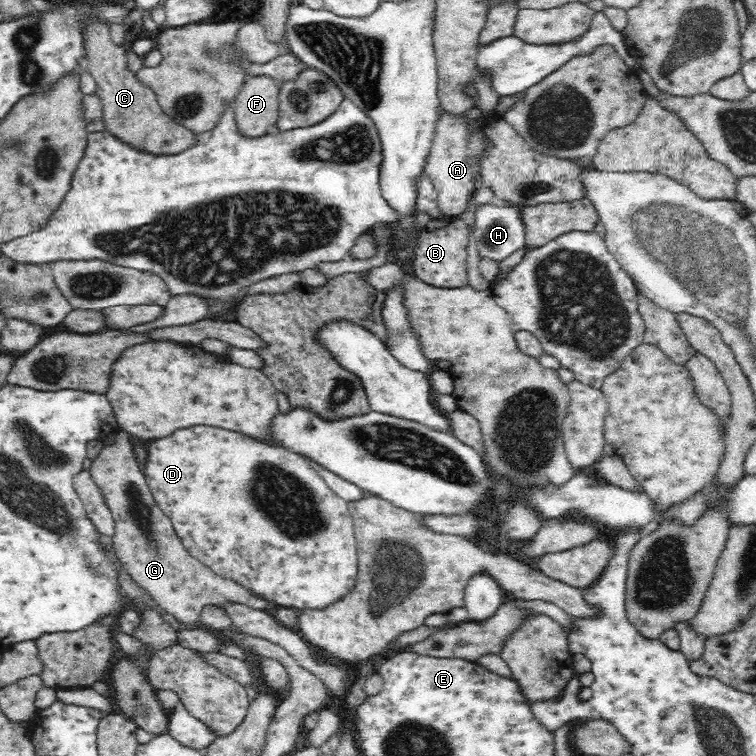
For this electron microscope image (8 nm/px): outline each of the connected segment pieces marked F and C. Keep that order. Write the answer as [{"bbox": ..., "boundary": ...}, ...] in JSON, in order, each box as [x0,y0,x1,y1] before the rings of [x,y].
[{"bbox":[233,76,279,138],"boundary":[[[267,76],[246,78],[233,99],[233,119],[238,136],[242,138],[258,138],[268,135],[268,128],[277,124],[279,106],[277,94],[279,93],[279,81]]]},{"bbox":[77,15,194,156],"boundary":[[[82,15],[77,18],[81,45],[81,58],[88,64],[88,72],[98,82],[101,102],[101,120],[104,130],[121,144],[137,152],[153,153],[153,156],[178,154],[190,146],[194,133],[184,129],[166,114],[158,102],[152,87],[138,79],[138,73],[128,67],[127,48],[112,40],[110,22],[98,15]]]}]

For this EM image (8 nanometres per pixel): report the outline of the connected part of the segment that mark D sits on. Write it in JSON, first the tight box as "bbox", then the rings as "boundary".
{"bbox":[145,425,356,610],"boundary":[[[198,425],[176,429],[164,438],[148,442],[145,447],[148,452],[145,474],[150,489],[158,501],[158,506],[171,519],[184,548],[210,572],[243,586],[252,594],[268,602],[301,610],[328,606],[328,603],[334,602],[349,591],[353,585],[353,578],[356,576],[354,520],[351,518],[351,511],[348,510],[348,501],[340,498],[328,486],[322,472],[317,471],[309,461],[270,442],[214,426]]]}

